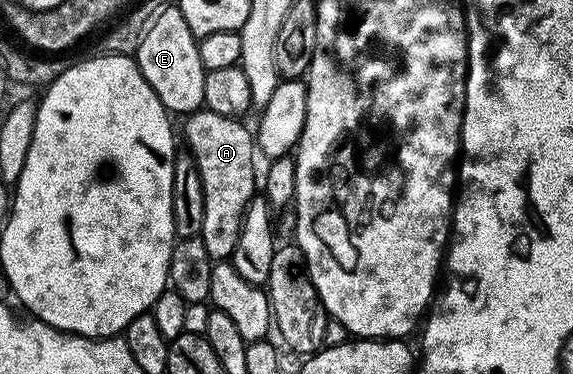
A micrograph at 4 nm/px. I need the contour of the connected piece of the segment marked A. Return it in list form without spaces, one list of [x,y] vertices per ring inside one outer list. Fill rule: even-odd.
[[[199,109],[187,114],[186,119],[186,143],[191,157],[196,161],[196,169],[200,177],[200,185],[204,189],[204,225],[201,238],[205,248],[214,261],[229,260],[230,255],[236,249],[236,237],[240,237],[240,225],[244,217],[244,209],[248,201],[256,194],[254,188],[254,155],[256,156],[256,139],[242,121],[232,117],[224,117],[220,113],[212,113],[205,109]]]

